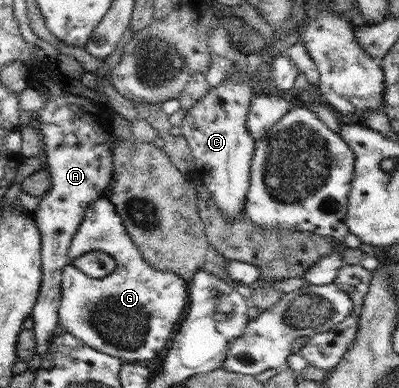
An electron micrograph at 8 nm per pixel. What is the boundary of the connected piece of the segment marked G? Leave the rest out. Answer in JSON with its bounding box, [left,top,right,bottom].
[58,195,189,362]

